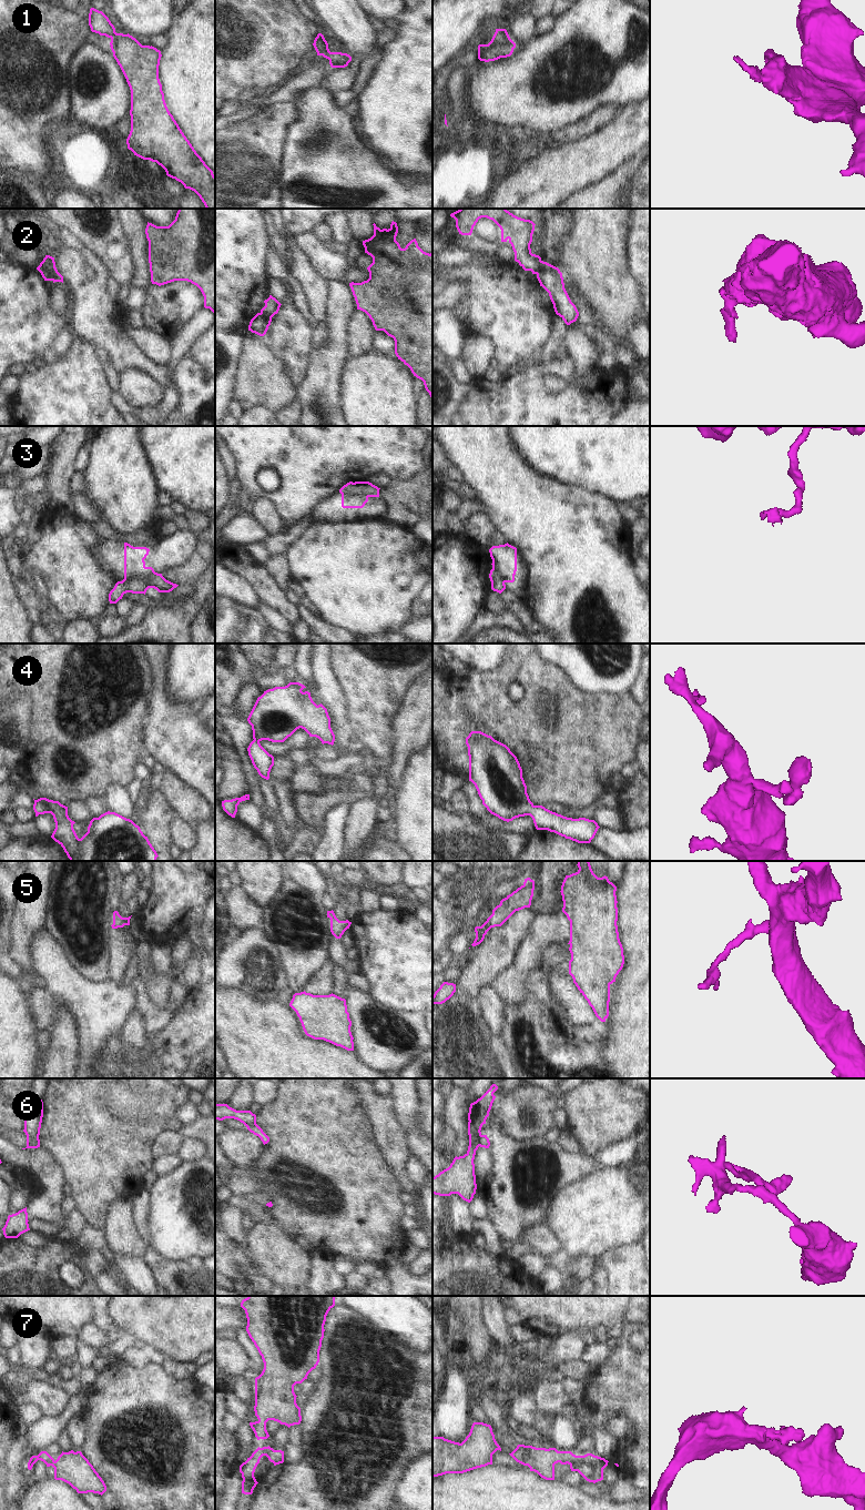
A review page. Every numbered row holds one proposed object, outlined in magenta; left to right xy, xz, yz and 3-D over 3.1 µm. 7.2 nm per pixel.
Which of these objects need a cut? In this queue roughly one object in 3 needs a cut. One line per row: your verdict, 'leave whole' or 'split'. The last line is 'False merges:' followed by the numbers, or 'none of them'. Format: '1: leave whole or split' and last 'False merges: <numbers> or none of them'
1: leave whole
2: split
3: split
4: leave whole
5: leave whole
6: split
7: leave whole
False merges: 2, 3, 6

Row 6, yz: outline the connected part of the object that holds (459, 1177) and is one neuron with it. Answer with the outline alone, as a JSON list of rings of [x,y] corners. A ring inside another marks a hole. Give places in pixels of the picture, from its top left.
[[[492,1084],[480,1098],[470,1104],[468,1113],[468,1151],[464,1156],[456,1156],[448,1168],[432,1177],[432,1194],[439,1196],[458,1194],[468,1203],[472,1200],[477,1189],[474,1159],[479,1147],[480,1131],[489,1116],[496,1098],[493,1093],[497,1090],[498,1086]]]

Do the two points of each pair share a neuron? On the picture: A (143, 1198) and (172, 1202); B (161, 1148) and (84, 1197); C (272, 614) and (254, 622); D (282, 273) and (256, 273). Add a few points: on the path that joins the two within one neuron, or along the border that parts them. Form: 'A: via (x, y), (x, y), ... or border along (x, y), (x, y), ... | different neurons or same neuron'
A: border along (150, 1192), (145, 1225) | different neurons
B: border along (164, 1131), (156, 1136), (152, 1145), (153, 1158) | different neurons
C: border along (255, 607), (267, 625), (281, 631) | different neurons
D: border along (265, 253), (265, 270), (267, 272) | different neurons

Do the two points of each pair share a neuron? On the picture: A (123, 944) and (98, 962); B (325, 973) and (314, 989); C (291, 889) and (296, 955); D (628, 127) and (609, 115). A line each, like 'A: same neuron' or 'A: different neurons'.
A: different neurons
B: same neuron
C: same neuron
D: different neurons

